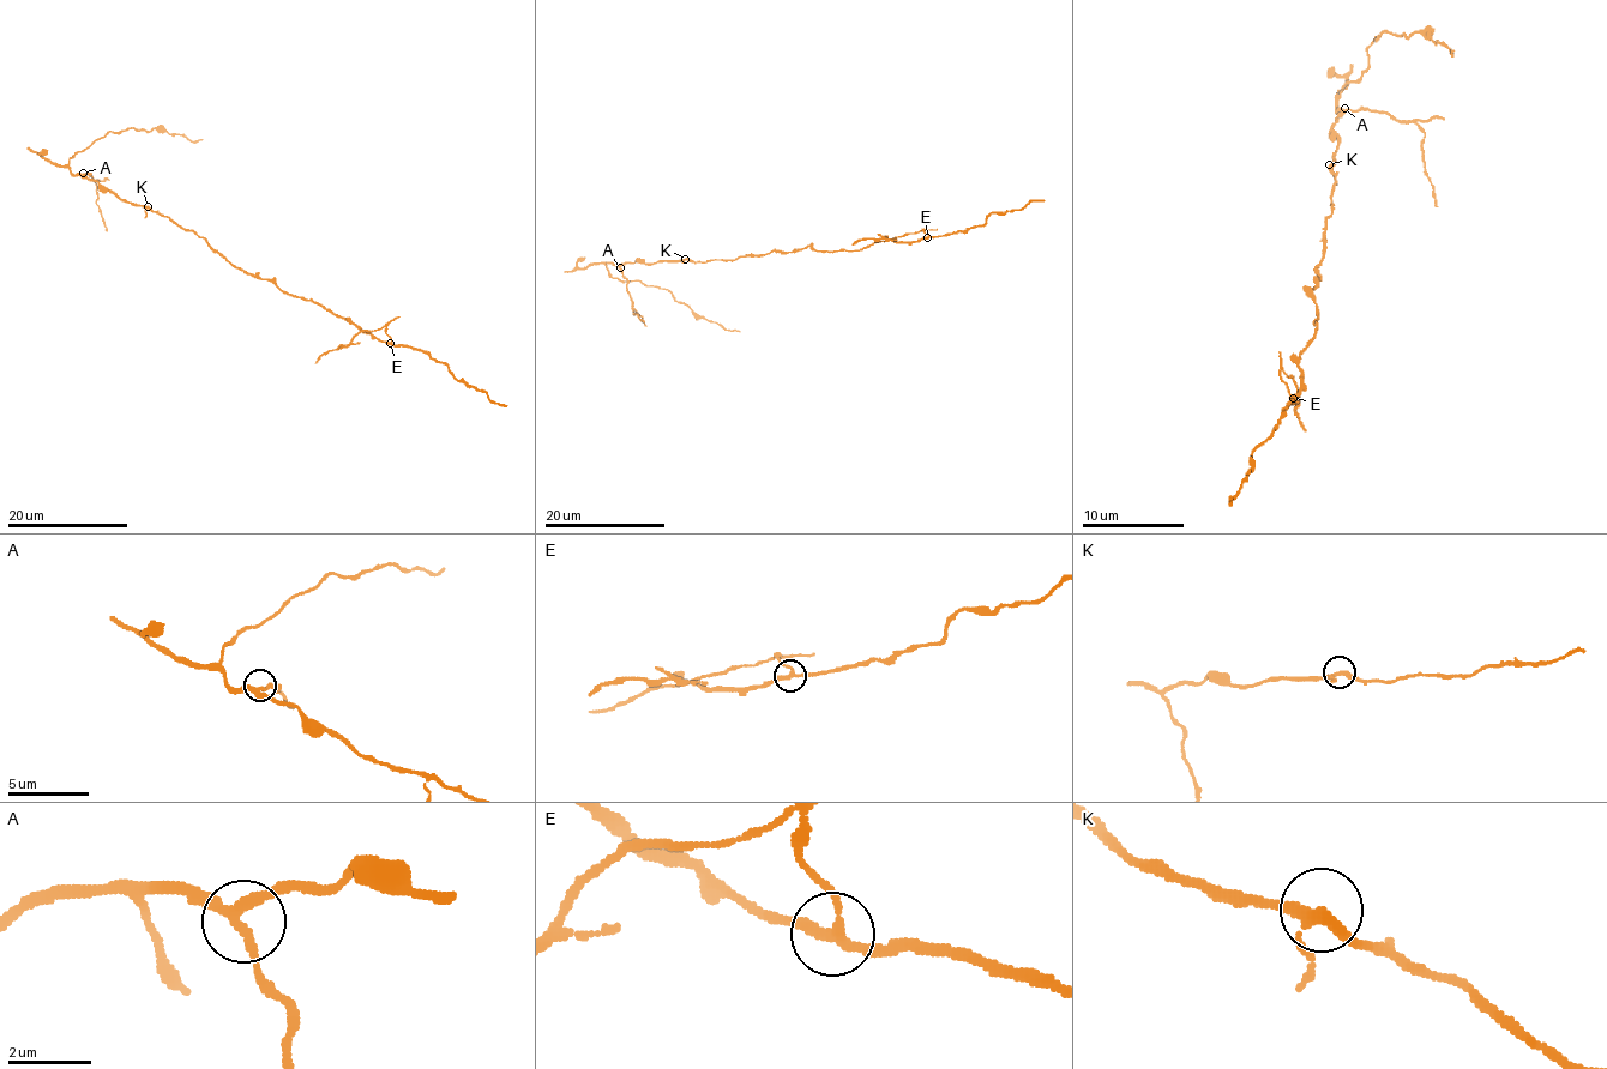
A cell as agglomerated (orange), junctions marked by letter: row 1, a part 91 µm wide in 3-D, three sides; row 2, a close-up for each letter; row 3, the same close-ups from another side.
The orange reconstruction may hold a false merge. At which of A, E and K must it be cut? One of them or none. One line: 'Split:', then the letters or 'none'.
Split: E

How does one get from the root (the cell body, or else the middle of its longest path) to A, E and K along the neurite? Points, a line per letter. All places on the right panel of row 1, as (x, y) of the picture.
A: (1324, 239), (1324, 221), (1332, 213), (1332, 157), (1337, 149), (1337, 134), (1332, 126), (1344, 108)
E: (1324, 239), (1319, 282), (1308, 293), (1317, 331), (1299, 354), (1301, 390), (1294, 397)
K: (1324, 239), (1324, 221), (1332, 213), (1335, 182), (1329, 164)

